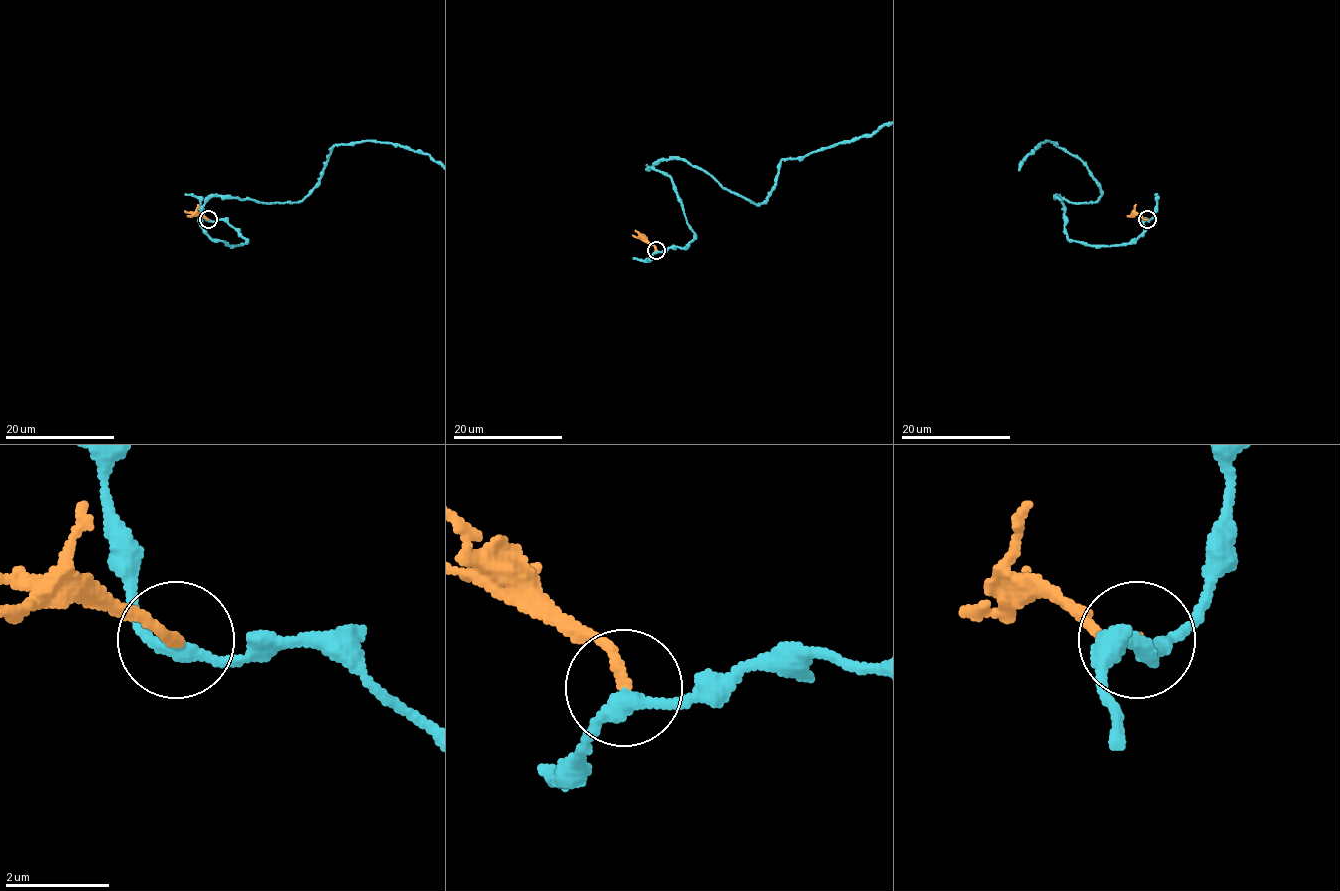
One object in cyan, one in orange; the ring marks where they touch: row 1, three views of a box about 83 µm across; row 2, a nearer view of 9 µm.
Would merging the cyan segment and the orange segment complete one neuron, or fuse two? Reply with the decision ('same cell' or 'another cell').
another cell

